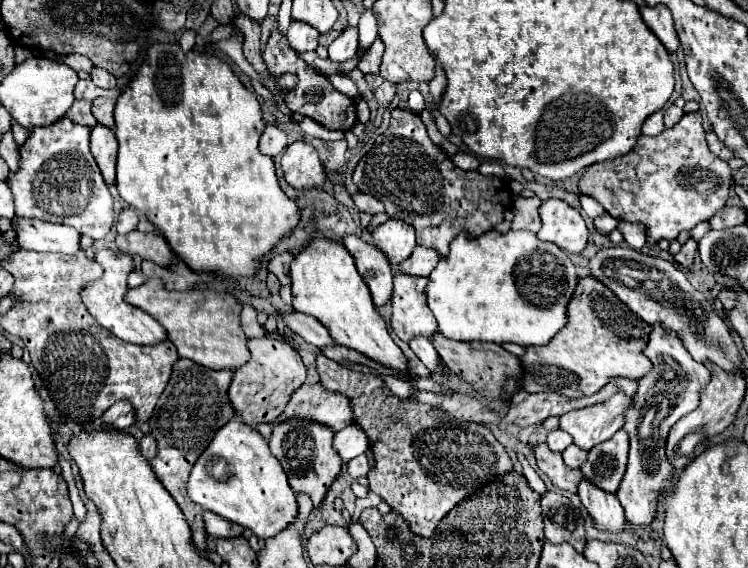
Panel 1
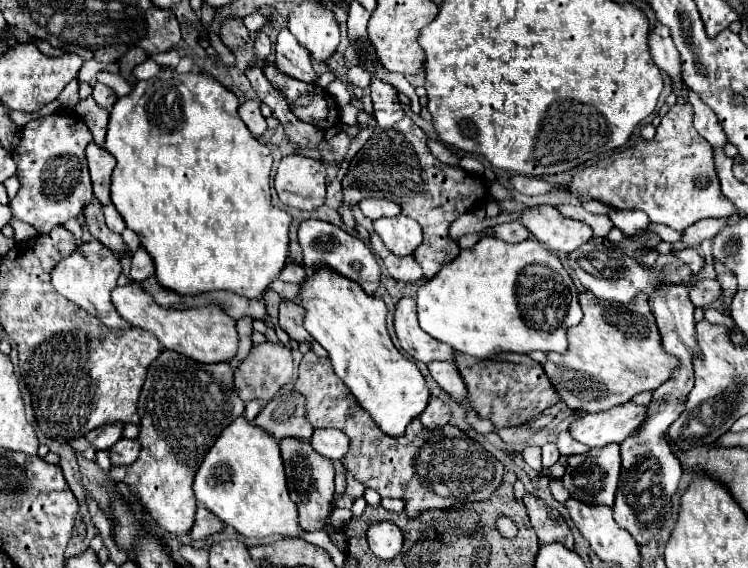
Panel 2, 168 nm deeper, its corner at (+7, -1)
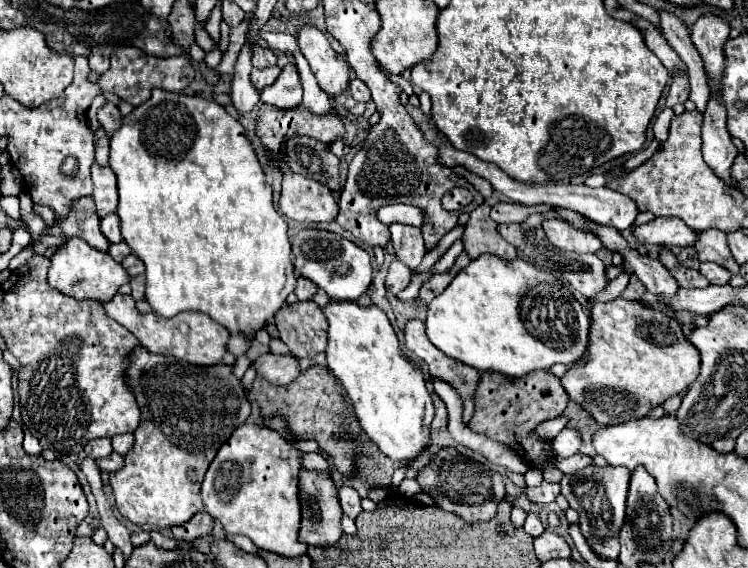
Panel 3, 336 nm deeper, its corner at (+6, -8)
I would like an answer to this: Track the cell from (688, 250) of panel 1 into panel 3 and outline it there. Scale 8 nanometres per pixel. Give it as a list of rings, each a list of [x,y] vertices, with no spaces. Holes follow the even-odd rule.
[[[702,262],[702,264],[700,264],[700,272],[702,272],[712,284],[720,284],[720,286],[728,284],[730,278],[732,278],[732,274],[730,274],[726,268],[722,268],[722,266],[714,264],[714,262]]]

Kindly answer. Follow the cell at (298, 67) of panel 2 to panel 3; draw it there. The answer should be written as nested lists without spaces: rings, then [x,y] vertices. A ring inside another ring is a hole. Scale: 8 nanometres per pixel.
[[[286,66],[278,80],[261,91],[260,99],[264,104],[272,104],[280,110],[296,108],[300,106],[303,98],[303,88],[300,86],[300,78],[296,72],[296,66]]]

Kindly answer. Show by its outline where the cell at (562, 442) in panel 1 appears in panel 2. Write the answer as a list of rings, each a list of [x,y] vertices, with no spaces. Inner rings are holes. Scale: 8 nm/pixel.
[[[545,443],[543,445],[543,467],[557,463],[557,459],[559,459],[559,451],[557,451],[555,443]]]

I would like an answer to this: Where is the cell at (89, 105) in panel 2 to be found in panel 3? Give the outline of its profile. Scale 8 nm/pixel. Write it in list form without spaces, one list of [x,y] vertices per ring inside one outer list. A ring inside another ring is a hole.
[[[102,128],[94,134],[94,140],[96,140],[96,162],[100,166],[108,166],[108,136],[106,132],[102,132]]]

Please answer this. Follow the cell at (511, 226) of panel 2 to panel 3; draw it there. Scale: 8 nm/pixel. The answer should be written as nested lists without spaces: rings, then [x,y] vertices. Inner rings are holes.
[[[486,204],[470,212],[470,220],[460,236],[460,240],[464,242],[464,252],[470,256],[470,260],[478,258],[480,254],[494,254],[502,260],[514,260],[516,250],[512,248],[512,244],[502,240],[502,236],[498,236],[496,222],[488,214],[490,206]]]

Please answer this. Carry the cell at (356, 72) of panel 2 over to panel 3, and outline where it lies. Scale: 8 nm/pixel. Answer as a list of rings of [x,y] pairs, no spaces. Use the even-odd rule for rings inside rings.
[[[358,78],[350,80],[350,94],[352,94],[352,98],[354,98],[356,102],[370,102],[370,100],[372,100],[368,86],[366,86],[362,80],[358,80]]]

